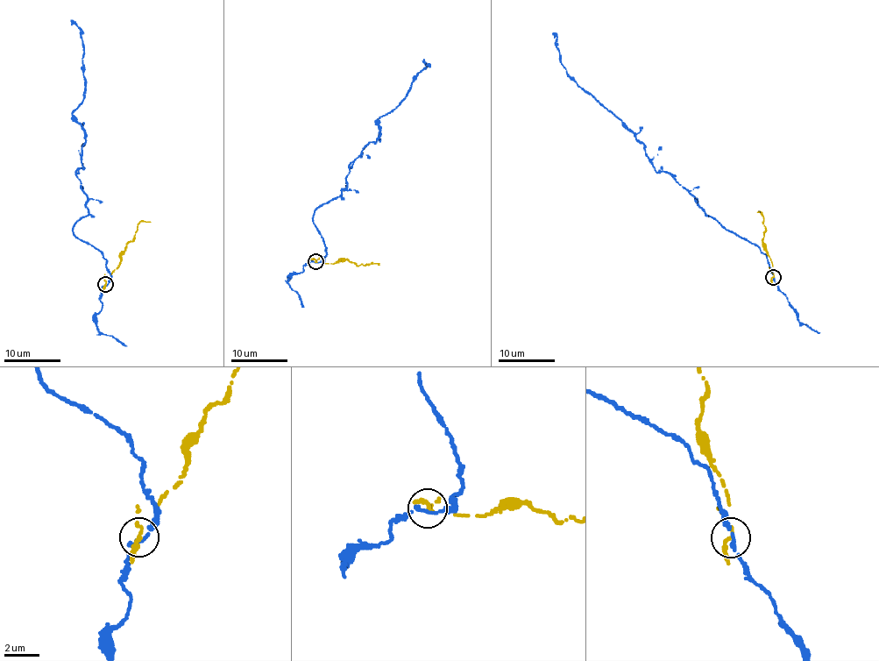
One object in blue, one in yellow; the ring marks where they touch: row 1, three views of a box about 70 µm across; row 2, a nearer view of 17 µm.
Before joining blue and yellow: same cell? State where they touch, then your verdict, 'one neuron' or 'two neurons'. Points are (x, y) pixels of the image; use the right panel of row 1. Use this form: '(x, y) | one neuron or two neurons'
(773, 277) | two neurons

